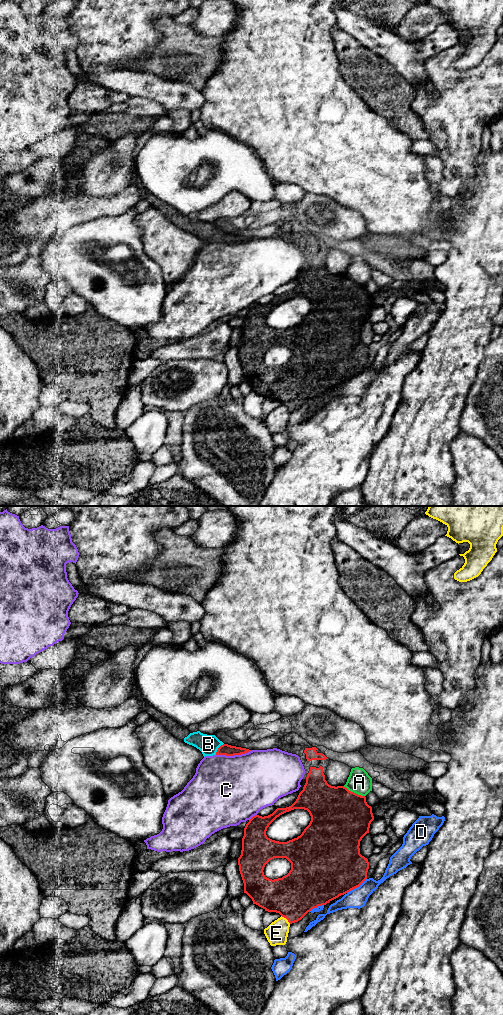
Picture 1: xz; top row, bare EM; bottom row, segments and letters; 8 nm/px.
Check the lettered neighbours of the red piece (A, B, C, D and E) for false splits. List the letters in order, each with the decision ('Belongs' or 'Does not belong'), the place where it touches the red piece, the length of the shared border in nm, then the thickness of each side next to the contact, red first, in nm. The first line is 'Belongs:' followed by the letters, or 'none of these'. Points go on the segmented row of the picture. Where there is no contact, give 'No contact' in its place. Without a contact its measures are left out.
Belongs: B
A: Does not belong. Touches red at xz (353, 792). Shared border 190 nm. Thickness 460 nm (red) against 190 nm
B: Belongs. Touches red at xz (218, 749). Shared border 120 nm. Thickness 90 nm (red) against 160 nm
C: Does not belong. Touches red at xz (234, 754). Shared border 300 nm. Thickness 90 nm (red) against 480 nm
D: Does not belong. Touches red at xz (356, 887). Shared border 200 nm. Thickness 480 nm (red) against 160 nm
E: Does not belong. Touches red at xz (286, 918). Shared border 100 nm. Thickness 360 nm (red) against 180 nm

